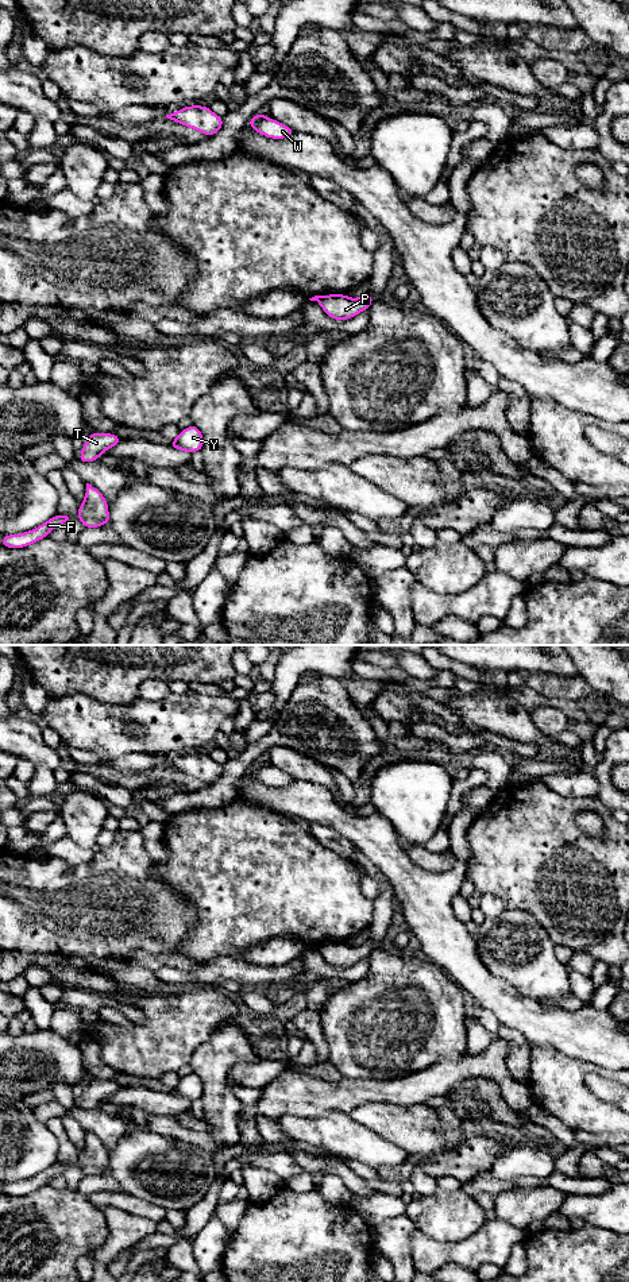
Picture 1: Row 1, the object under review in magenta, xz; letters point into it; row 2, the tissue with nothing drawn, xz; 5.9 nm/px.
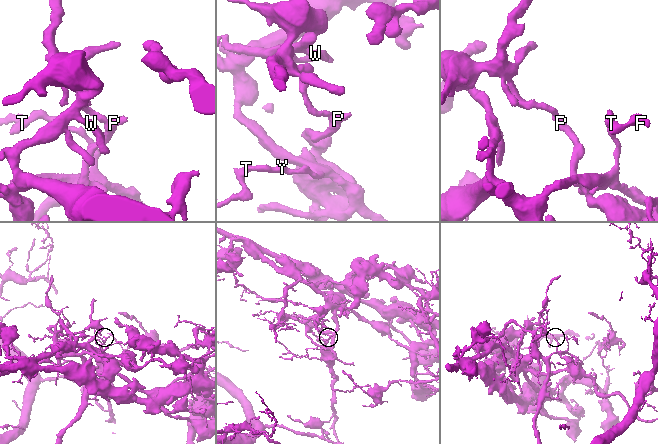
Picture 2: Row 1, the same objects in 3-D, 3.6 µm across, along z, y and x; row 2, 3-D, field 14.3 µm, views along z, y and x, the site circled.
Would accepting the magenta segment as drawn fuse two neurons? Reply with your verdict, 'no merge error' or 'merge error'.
merge error

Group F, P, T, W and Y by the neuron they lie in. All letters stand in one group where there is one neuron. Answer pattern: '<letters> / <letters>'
F T W Y / P

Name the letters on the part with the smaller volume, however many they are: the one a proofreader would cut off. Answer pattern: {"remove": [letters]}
{"remove": ["P"]}

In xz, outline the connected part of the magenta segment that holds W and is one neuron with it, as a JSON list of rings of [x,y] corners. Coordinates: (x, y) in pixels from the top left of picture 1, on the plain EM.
[[[263,760],[252,764],[248,769],[250,775],[270,787],[286,787],[294,781],[294,777],[267,765]]]

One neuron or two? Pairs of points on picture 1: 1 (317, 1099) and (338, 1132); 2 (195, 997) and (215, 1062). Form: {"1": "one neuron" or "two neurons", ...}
{"1": "two neurons", "2": "two neurons"}

